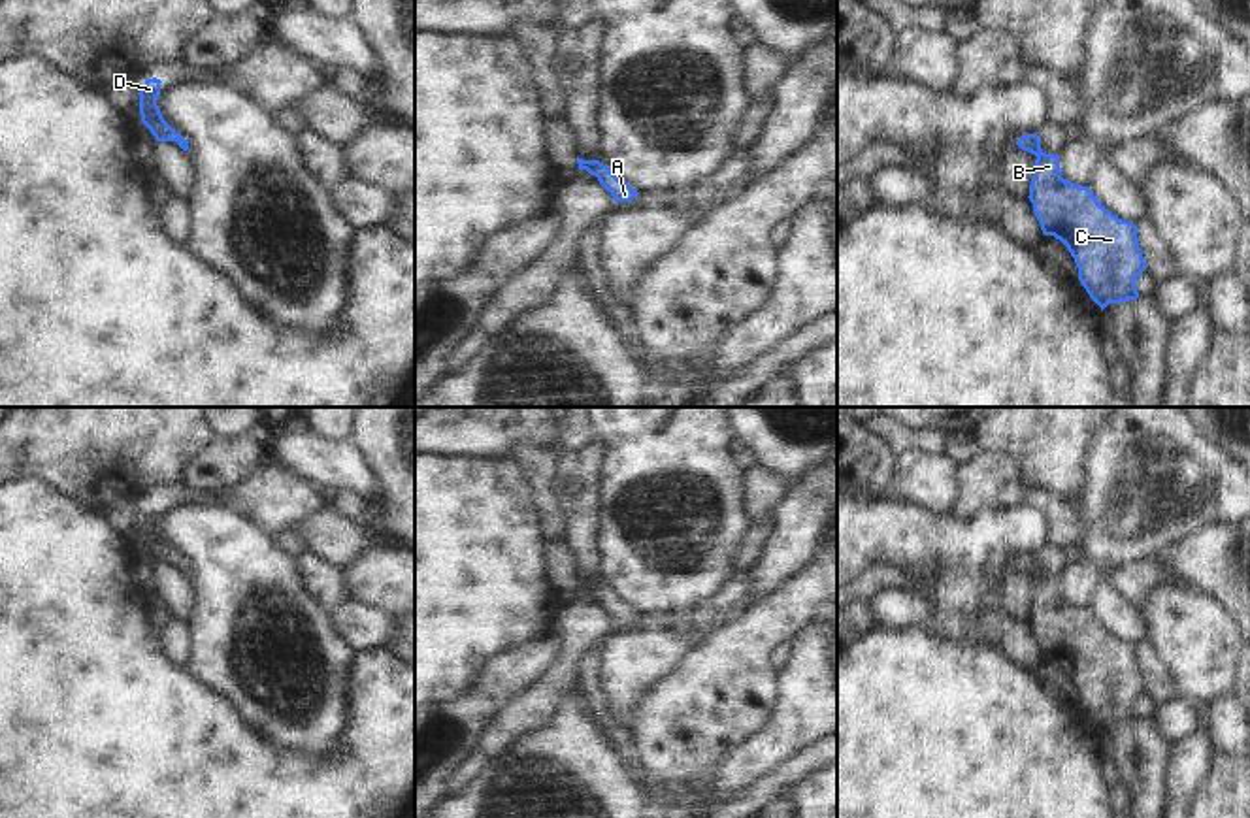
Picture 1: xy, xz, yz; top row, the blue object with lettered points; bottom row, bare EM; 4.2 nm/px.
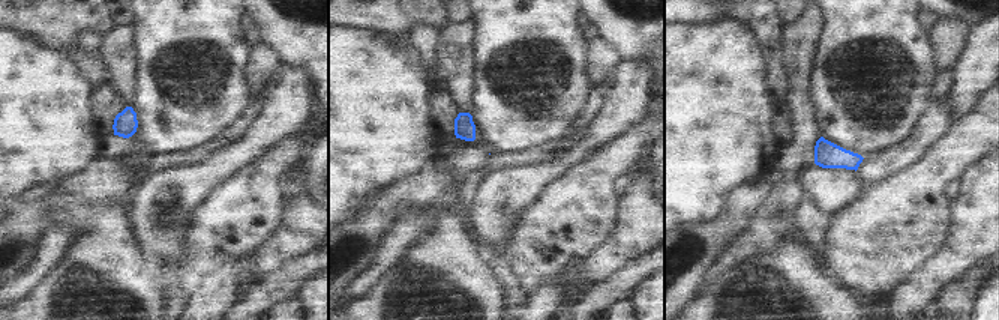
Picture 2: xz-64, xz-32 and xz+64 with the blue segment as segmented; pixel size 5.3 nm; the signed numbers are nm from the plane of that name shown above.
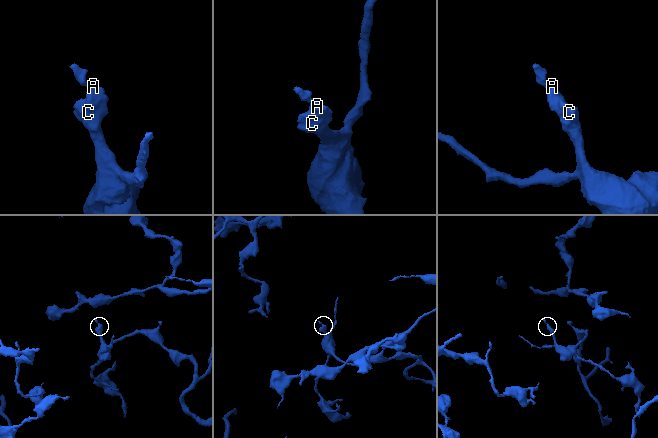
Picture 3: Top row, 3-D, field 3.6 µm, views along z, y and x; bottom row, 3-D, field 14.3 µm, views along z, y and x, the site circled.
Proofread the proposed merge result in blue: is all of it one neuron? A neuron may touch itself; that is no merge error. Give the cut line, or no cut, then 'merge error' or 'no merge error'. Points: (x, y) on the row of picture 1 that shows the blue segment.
no cut | no merge error

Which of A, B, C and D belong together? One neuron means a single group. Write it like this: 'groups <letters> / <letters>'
groups A B C D

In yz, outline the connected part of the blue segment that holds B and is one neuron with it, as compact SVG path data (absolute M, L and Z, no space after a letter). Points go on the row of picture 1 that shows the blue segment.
M1037 134L1022 136L1016 145L1037 156L1028 198L1033 204L1033 213L1041 230L1044 236L1054 236L1067 247L1078 268L1078 281L1090 298L1101 307L1101 311L1109 303L1137 300L1139 292L1135 281L1146 270L1139 247L1137 226L1112 215L1094 196L1090 187L1080 187L1063 179L1058 155L1046 155L1041 149Z

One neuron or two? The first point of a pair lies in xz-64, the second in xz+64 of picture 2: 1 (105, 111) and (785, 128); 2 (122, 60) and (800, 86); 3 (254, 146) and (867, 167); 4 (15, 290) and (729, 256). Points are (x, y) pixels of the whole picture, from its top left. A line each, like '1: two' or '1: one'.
1: one
2: one
3: two
4: one

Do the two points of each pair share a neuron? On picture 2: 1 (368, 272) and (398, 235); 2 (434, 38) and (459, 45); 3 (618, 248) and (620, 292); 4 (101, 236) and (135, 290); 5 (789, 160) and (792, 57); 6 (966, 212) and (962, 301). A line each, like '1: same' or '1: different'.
1: same
2: different
3: different
4: same
5: same
6: different

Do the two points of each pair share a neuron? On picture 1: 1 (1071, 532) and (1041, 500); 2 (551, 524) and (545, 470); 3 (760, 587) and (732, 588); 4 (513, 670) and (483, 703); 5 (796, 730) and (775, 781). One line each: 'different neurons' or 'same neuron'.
1: same neuron
2: same neuron
3: different neurons
4: same neuron
5: different neurons

